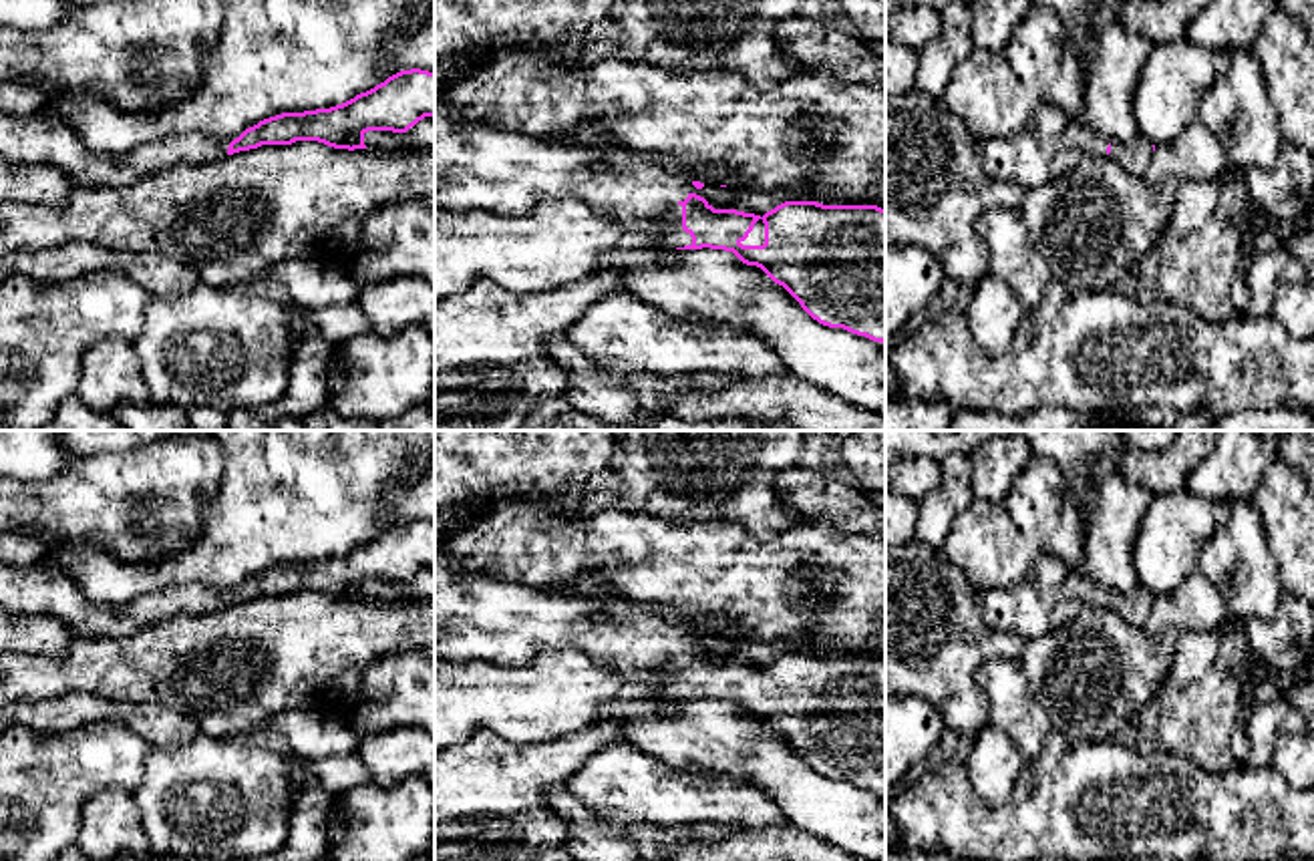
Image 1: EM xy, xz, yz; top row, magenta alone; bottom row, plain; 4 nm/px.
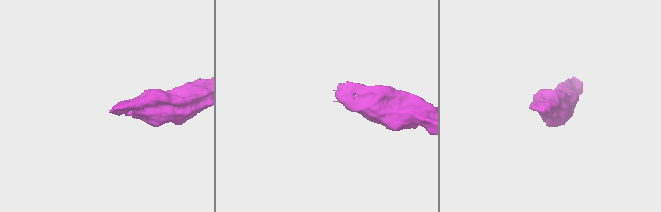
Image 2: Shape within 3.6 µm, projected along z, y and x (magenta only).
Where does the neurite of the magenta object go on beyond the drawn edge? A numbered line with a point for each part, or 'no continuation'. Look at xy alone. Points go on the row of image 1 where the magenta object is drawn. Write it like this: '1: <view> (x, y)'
1: xy (41, 137)

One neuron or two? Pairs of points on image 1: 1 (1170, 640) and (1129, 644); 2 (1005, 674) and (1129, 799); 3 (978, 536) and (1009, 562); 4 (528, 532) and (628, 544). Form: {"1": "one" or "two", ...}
{"1": "one", "2": "two", "3": "one", "4": "one"}

